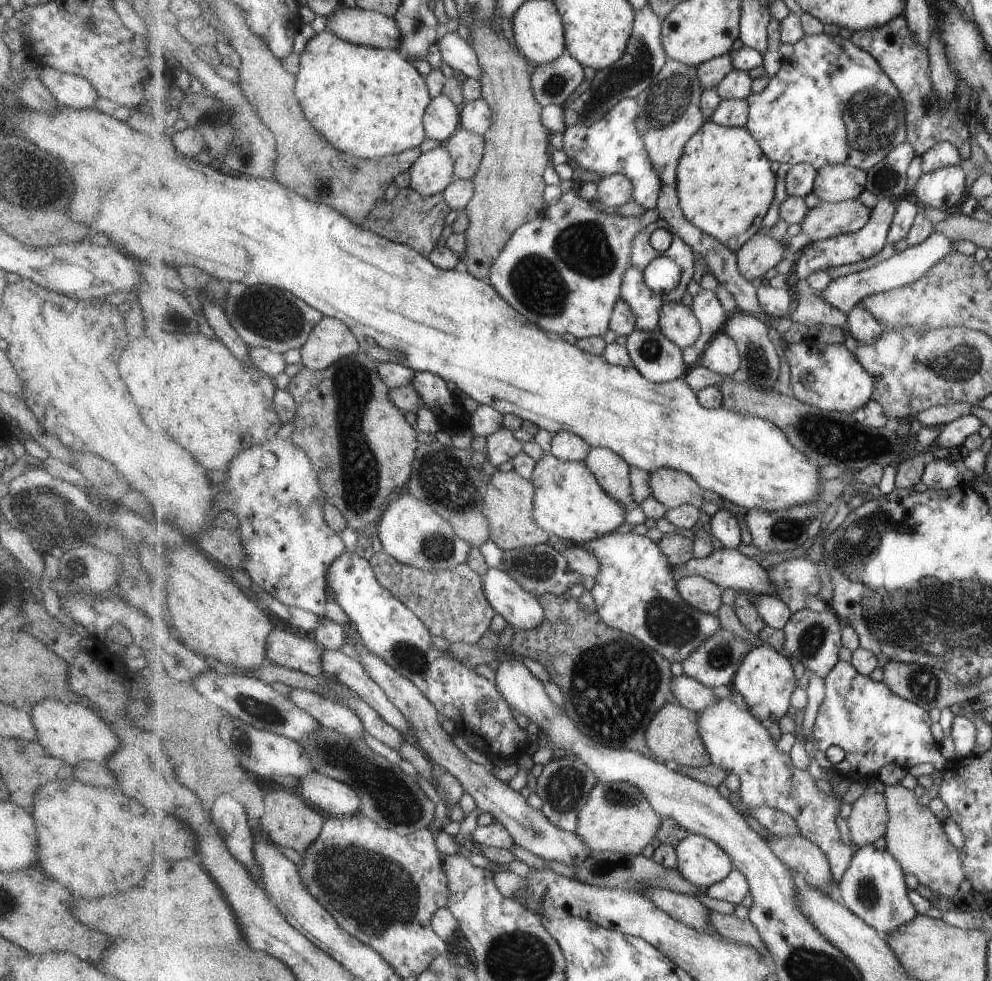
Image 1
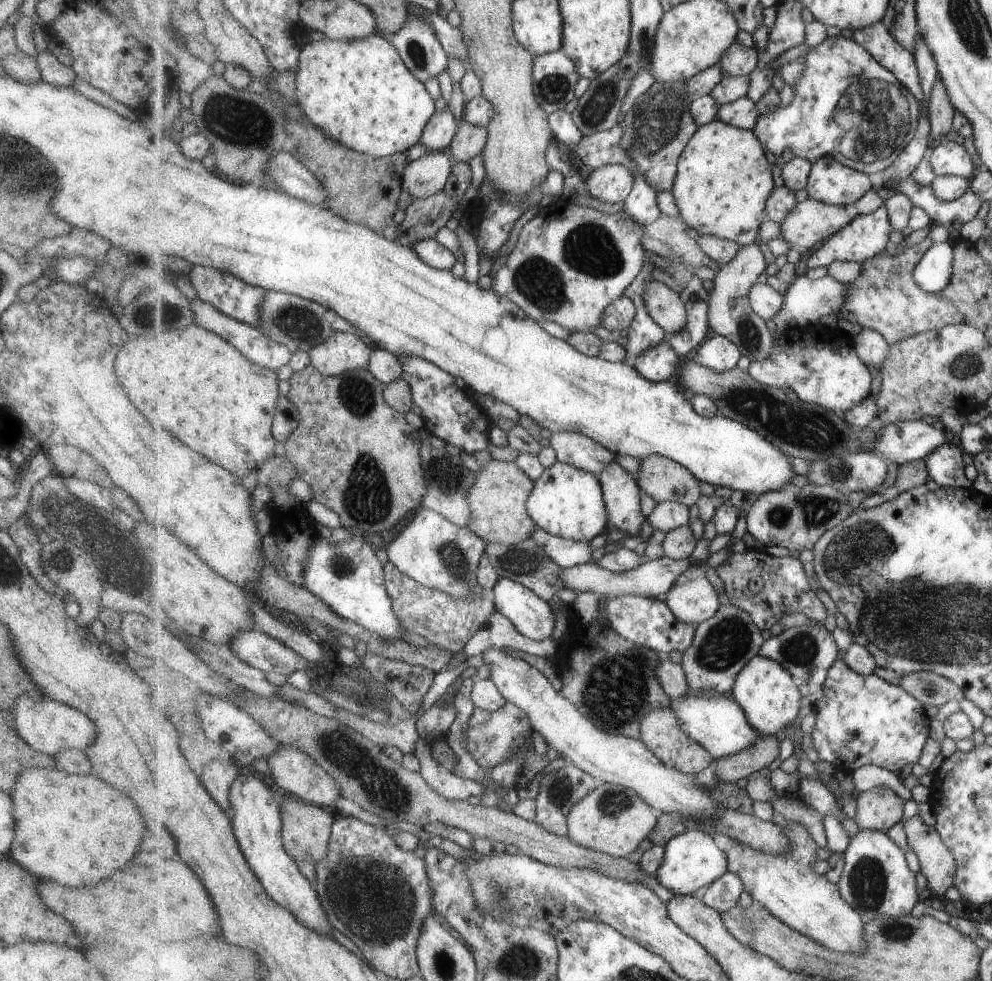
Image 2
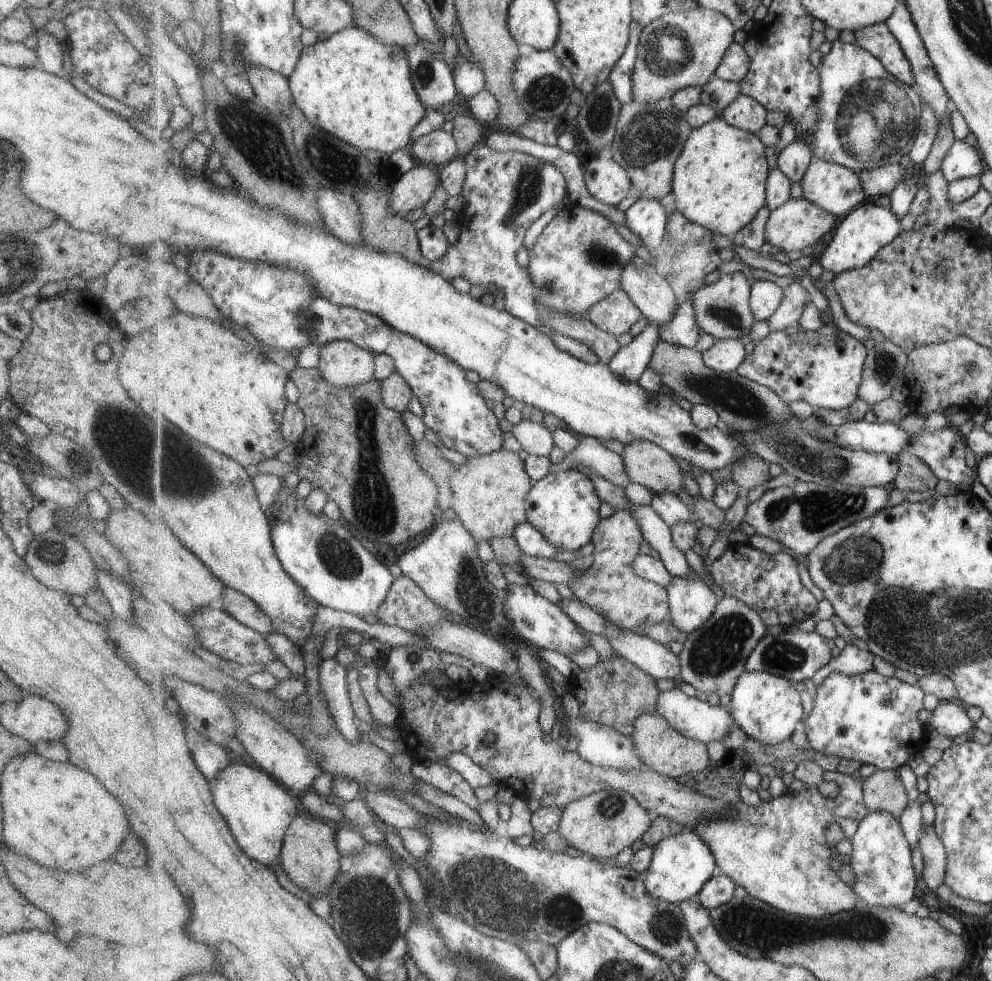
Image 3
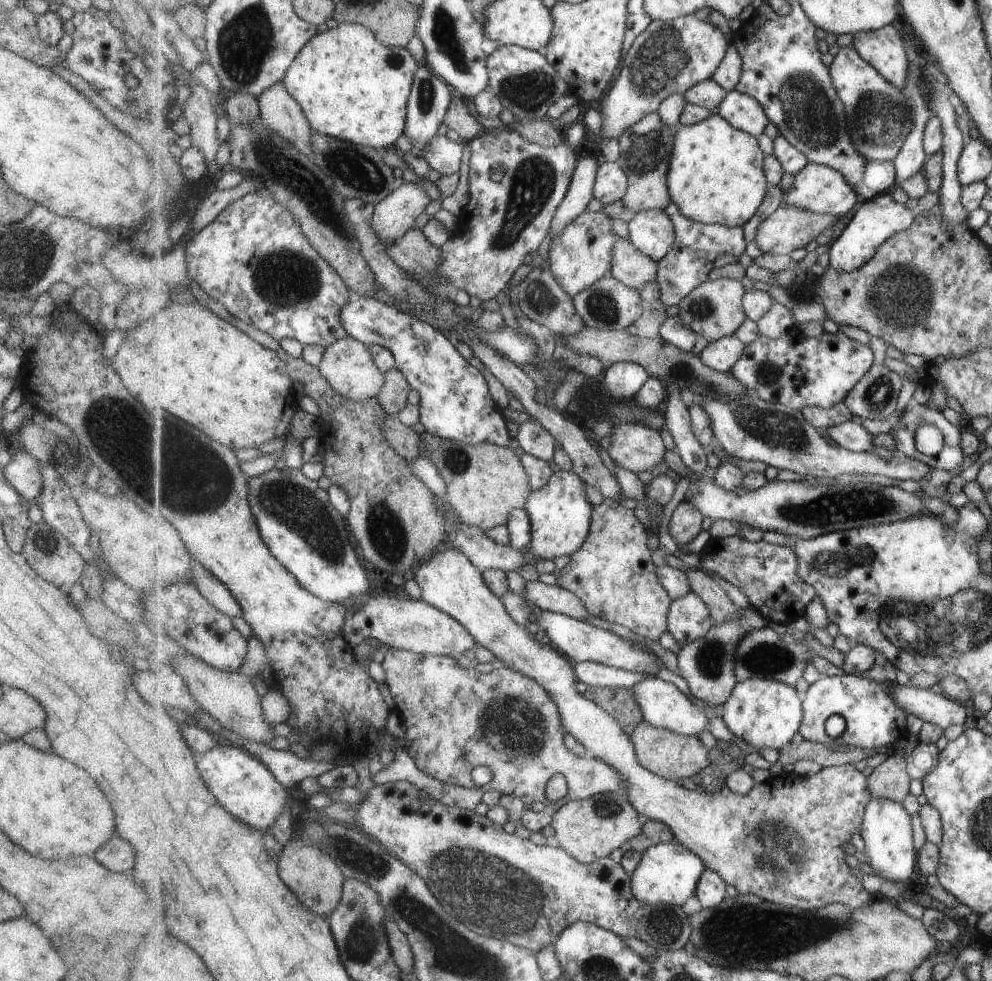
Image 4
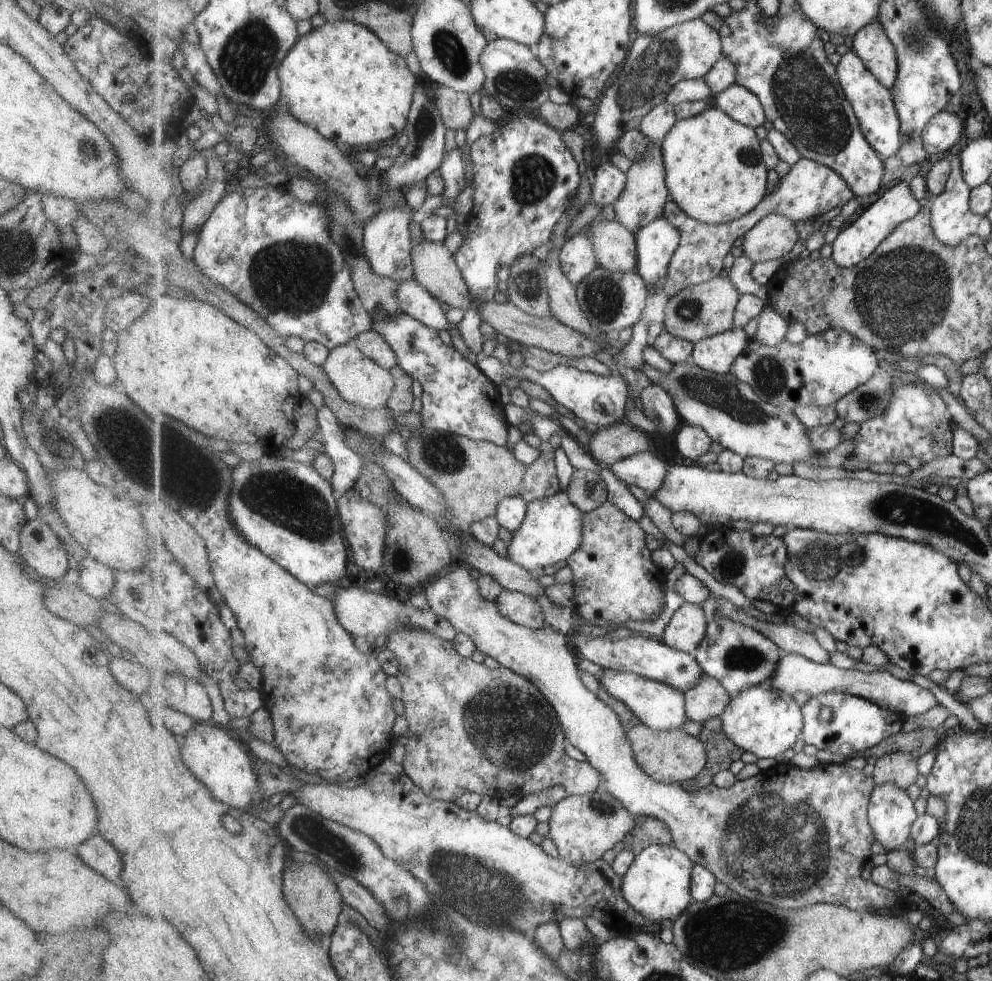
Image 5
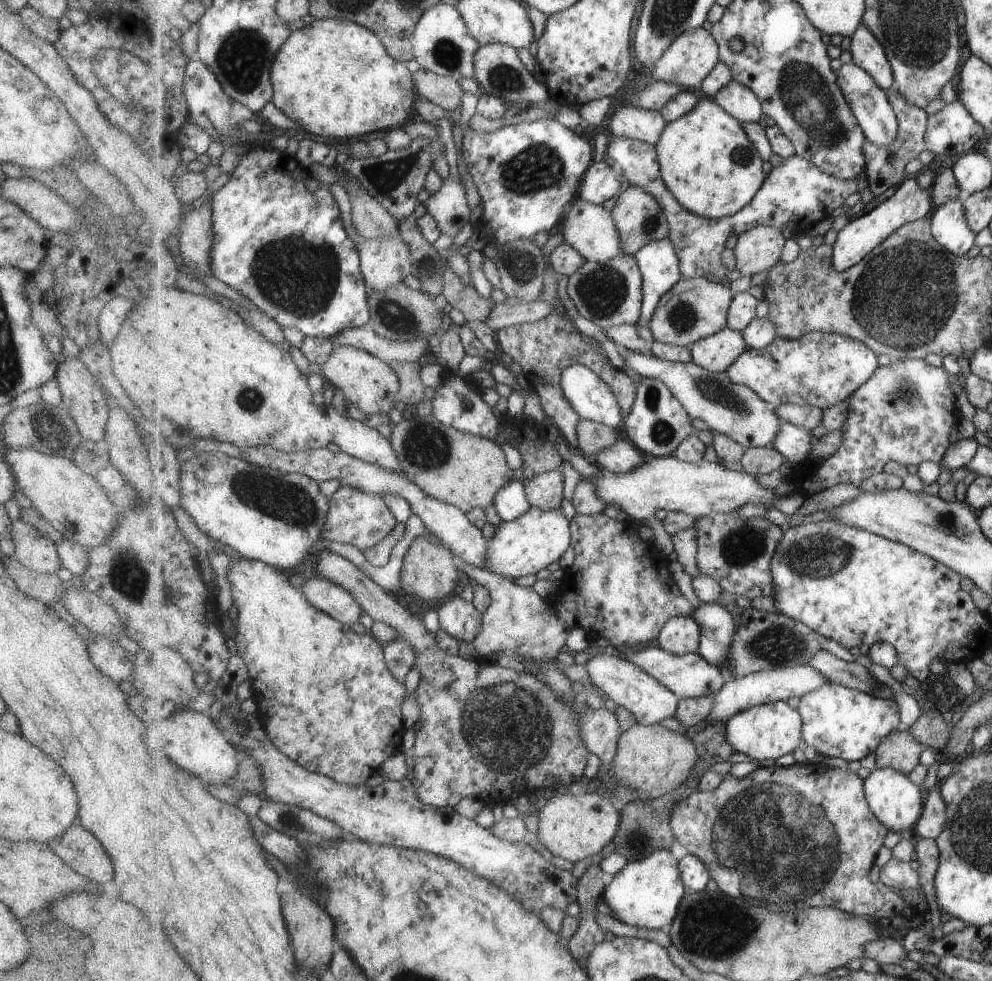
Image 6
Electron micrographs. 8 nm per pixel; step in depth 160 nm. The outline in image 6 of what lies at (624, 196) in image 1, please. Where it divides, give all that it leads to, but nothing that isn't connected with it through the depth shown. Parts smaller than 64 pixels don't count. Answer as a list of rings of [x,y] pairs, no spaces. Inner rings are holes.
[[[604,159],[594,162],[585,172],[579,196],[587,202],[601,205],[611,196],[615,196],[621,188],[621,182],[611,170],[611,161]]]

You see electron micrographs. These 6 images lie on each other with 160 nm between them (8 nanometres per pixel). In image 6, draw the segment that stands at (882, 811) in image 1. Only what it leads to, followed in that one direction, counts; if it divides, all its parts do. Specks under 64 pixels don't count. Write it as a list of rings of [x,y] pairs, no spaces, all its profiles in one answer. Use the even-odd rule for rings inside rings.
[[[909,730],[889,734],[877,748],[875,753],[876,768],[892,767],[911,775],[920,764],[921,752],[928,749],[918,741]]]

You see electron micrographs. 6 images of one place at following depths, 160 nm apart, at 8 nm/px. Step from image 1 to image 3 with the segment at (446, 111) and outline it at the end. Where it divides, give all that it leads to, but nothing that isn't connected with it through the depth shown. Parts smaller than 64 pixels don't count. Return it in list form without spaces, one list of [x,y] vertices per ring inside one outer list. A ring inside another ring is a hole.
[[[439,128],[429,134],[419,136],[413,142],[410,154],[415,162],[419,161],[424,165],[443,168],[459,156],[454,132]]]

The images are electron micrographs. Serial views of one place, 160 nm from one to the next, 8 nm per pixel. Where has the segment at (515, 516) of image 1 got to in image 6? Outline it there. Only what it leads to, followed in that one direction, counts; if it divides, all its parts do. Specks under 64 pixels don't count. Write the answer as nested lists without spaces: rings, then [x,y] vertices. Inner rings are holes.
[[[410,408],[406,419],[394,425],[390,441],[404,467],[404,472],[425,493],[458,506],[468,513],[473,508],[487,508],[513,476],[505,451],[498,442],[483,435],[468,433],[439,422],[435,415],[418,414]]]

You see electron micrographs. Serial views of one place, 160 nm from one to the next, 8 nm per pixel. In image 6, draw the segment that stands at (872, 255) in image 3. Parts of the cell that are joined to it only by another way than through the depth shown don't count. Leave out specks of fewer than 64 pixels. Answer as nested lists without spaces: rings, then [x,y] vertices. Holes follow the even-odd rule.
[[[917,175],[906,178],[894,195],[884,200],[872,211],[857,218],[850,218],[848,223],[838,232],[834,245],[833,266],[843,272],[861,262],[869,252],[885,242],[897,229],[907,223],[931,216],[935,209],[930,188],[923,189],[917,182]]]

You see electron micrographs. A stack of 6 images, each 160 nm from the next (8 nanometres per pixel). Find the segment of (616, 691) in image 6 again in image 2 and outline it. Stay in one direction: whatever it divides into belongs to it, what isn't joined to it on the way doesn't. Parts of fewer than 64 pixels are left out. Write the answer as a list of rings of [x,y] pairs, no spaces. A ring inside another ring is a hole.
[[[720,695],[680,696],[672,699],[670,706],[677,715],[681,728],[698,743],[701,743],[715,759],[738,753],[752,745],[759,736],[758,730],[748,722],[743,707],[735,700]]]

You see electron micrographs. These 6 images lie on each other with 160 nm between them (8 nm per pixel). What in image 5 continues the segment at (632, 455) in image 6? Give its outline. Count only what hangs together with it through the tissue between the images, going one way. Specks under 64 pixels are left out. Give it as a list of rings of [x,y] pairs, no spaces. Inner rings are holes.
[[[650,448],[647,452],[633,454],[623,462],[617,462],[611,468],[613,474],[628,486],[638,486],[650,496],[657,494],[669,474],[670,467],[652,454],[652,451]]]

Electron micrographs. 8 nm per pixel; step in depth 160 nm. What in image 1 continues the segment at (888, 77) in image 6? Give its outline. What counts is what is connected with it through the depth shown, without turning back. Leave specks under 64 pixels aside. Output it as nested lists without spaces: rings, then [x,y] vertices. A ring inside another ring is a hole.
[[[905,15],[896,16],[883,26],[874,29],[854,31],[851,39],[881,63],[883,70],[901,91],[905,110],[908,110],[908,140],[915,145],[917,154],[922,156],[937,143],[951,141],[967,165],[971,146],[969,122],[963,124],[957,118],[957,100],[954,99],[948,107],[940,104],[939,93],[934,89],[932,81],[930,52],[913,38]]]

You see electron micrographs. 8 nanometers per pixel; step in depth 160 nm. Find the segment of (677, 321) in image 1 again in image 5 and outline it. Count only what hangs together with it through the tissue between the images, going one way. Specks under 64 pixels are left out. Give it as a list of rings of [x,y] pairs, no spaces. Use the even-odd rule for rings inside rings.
[[[597,218],[595,221],[598,223],[593,226],[593,232],[589,230],[589,236],[593,236],[599,265],[613,272],[638,272],[639,252],[635,232],[616,218],[612,221]]]

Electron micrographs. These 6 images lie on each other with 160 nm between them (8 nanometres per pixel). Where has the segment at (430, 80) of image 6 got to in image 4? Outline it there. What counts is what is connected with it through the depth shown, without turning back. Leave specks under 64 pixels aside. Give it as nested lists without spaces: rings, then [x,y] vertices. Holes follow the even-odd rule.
[[[458,94],[455,95],[453,102],[451,102],[445,124],[448,129],[458,133],[464,144],[469,144],[486,131],[477,122],[477,118],[469,112],[465,99]]]

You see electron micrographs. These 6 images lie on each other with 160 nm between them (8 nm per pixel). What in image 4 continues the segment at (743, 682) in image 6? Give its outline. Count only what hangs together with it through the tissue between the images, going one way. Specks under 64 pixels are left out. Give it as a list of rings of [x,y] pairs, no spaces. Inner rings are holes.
[[[897,683],[897,686],[891,684],[891,694],[909,715],[914,715],[925,723],[935,724],[942,730],[961,725],[966,719],[965,704],[957,703],[957,700],[948,698],[943,693],[935,694],[930,689]]]

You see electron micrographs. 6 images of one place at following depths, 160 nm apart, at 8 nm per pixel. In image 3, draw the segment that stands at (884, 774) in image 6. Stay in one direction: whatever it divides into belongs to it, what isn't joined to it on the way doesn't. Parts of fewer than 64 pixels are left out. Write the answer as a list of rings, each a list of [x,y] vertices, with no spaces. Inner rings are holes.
[[[872,812],[861,822],[852,837],[851,866],[855,872],[853,890],[859,894],[861,906],[906,909],[915,899],[917,874],[913,868],[913,852],[905,838],[900,820],[889,812]]]

